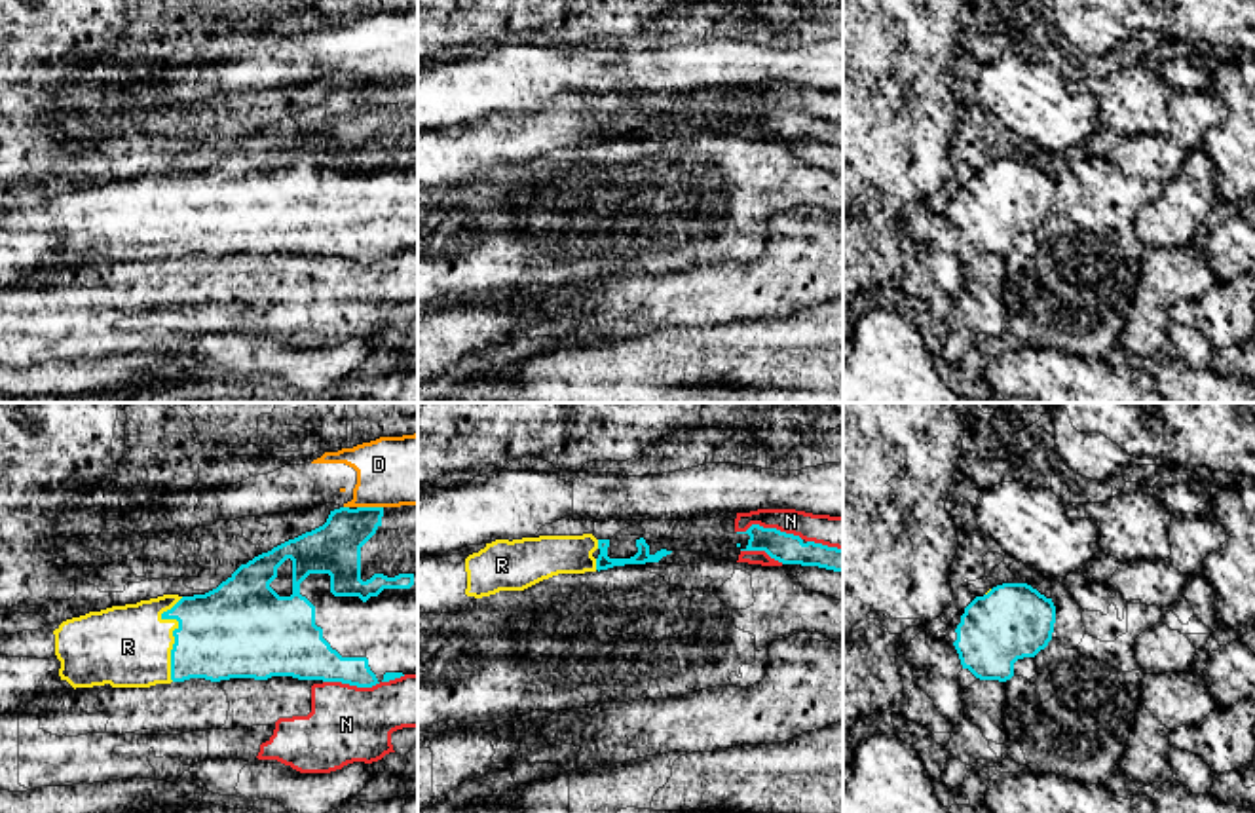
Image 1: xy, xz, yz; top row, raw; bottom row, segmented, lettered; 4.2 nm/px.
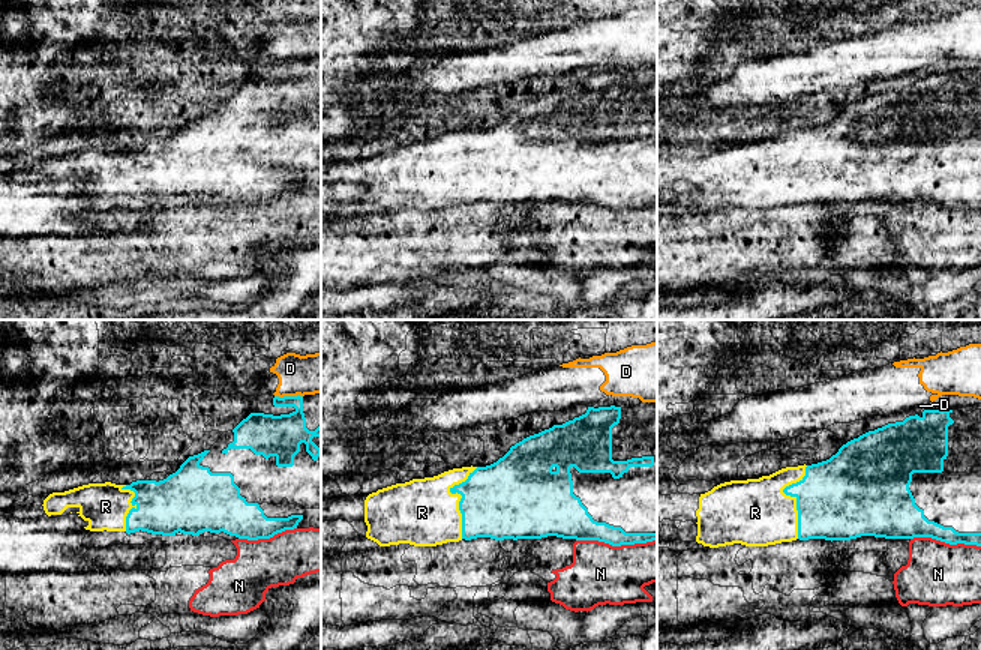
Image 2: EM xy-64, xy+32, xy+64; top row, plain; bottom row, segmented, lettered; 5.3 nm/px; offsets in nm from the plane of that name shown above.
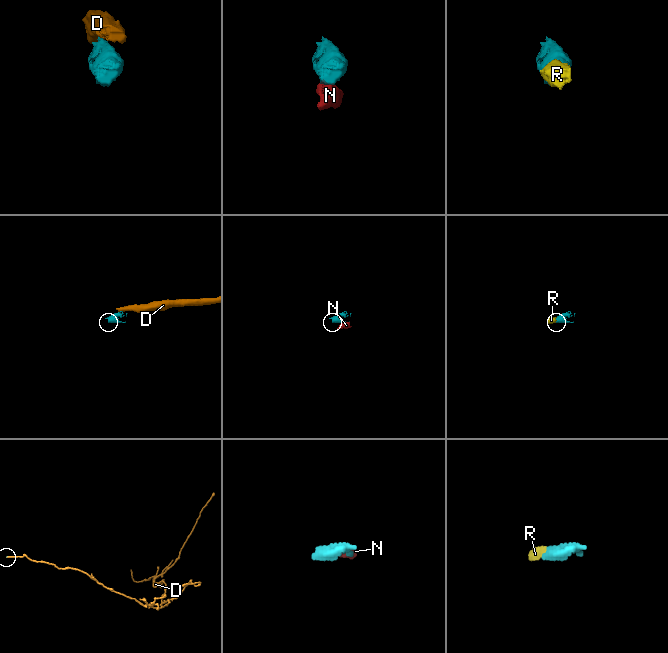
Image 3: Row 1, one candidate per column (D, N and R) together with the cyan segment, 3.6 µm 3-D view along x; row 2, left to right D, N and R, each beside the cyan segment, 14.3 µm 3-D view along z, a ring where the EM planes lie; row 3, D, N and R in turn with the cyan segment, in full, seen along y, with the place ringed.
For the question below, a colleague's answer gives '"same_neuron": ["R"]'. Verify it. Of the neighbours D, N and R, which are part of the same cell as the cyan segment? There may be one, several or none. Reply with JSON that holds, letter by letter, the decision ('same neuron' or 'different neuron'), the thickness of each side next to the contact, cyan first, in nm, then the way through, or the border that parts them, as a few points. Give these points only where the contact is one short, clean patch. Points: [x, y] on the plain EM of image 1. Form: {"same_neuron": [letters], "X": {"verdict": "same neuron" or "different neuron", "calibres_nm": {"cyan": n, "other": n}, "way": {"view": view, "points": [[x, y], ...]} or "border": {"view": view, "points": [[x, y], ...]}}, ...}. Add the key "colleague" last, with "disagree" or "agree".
{"same_neuron": ["R"], "D": {"verdict": "different neuron", "calibres_nm": {"cyan": 220, "other": 300}, "border": {"view": "xy", "points": [[357, 80], [382, 82]]}}, "N": {"verdict": "different neuron", "calibres_nm": {"cyan": 190, "other": 320}}, "R": {"verdict": "same neuron", "calibres_nm": {"cyan": 400, "other": 360}}, "colleague": "agree"}

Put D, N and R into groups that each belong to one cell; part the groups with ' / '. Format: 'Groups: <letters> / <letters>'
Groups: D / N / R

